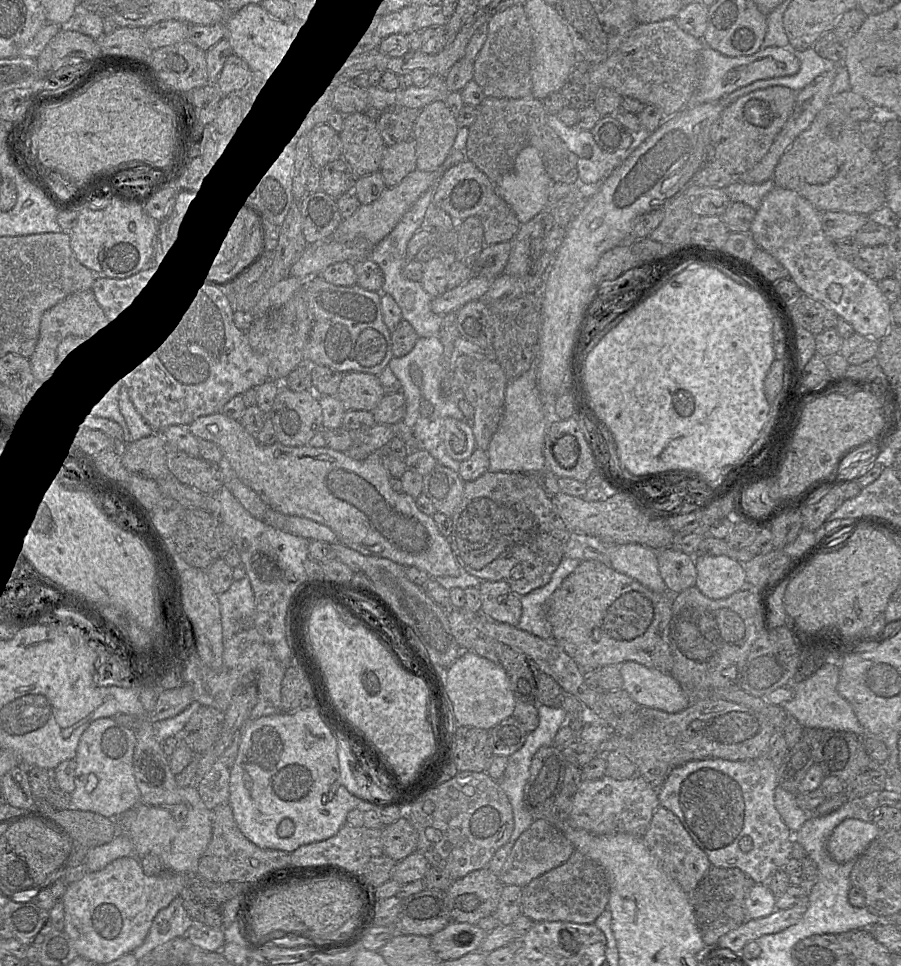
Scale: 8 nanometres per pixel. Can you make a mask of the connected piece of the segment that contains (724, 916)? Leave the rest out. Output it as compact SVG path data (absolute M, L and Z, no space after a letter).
M711 866L696 888L688 894L695 923L707 948L747 920L745 899L756 883L738 868Z

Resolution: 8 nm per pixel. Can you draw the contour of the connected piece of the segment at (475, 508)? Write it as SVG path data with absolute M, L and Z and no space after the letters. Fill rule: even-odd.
M487 471L477 479L465 482L461 501L456 507L451 518L453 521L452 532L447 538L459 567L469 574L480 578L482 581L505 581L520 597L530 593L534 589L546 585L550 581L553 572L557 569L564 557L565 546L571 533L559 516L551 500L551 496L543 487L540 481L540 474Z

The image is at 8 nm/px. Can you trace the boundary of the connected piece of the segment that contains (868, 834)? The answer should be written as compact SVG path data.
M849 818L834 828L827 840L827 851L838 863L856 860L881 833L872 822Z

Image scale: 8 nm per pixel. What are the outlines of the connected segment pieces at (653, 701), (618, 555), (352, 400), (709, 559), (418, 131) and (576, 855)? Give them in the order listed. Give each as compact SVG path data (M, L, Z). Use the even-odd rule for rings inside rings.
M634 661L624 662L619 669L623 678L623 689L638 706L678 713L691 704L687 694L670 674Z
M638 543L609 546L610 566L656 593L668 593L658 569L658 551Z
M362 372L344 373L336 393L345 411L372 412L384 396L378 376Z
M726 555L694 556L695 585L710 599L725 599L746 587L744 564Z
M444 100L419 111L414 123L417 169L434 171L443 166L458 133L456 116Z
M575 850L564 864L522 888L521 913L535 923L561 921L592 924L608 908L609 897L609 884L603 868Z

